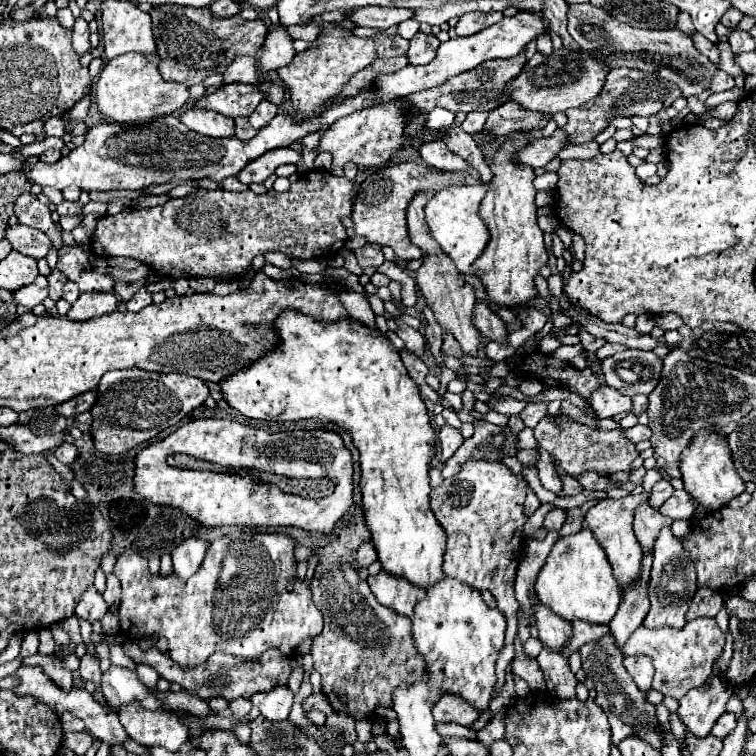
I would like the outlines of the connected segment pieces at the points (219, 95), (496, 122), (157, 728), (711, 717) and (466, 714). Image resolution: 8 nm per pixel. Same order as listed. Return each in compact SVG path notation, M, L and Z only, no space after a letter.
M230 83L220 87L216 93L204 95L200 101L194 103L194 107L212 109L216 113L228 115L228 117L250 117L252 111L258 107L258 103L266 97L264 91L256 85L248 83Z
M508 101L506 105L490 111L486 119L486 129L498 137L506 137L514 131L532 131L532 129L544 129L546 123L552 119L548 113L528 111L524 107L518 107L518 103Z
M126 705L126 709L118 709L118 715L126 733L144 747L158 745L178 751L186 743L186 725L174 713L148 713L140 705Z
M714 675L712 687L702 685L698 689L690 689L690 693L680 699L678 717L692 735L708 737L718 717L726 711L730 697L732 687L728 687L720 675Z
M442 697L442 701L438 701L434 705L434 721L436 723L460 723L460 725L472 725L478 719L478 711L468 703L462 701L460 697Z

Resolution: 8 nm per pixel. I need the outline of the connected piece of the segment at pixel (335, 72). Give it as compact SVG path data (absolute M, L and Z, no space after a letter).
M322 23L320 35L322 37L318 39L316 47L308 47L304 53L294 55L294 59L286 67L278 69L278 77L290 91L294 111L302 119L316 115L326 103L330 103L330 99L338 97L342 85L346 85L346 81L354 73L372 65L376 59L390 55L406 55L408 49L408 41L400 35L380 35L374 39L362 39L352 35L352 31L344 29L338 23Z

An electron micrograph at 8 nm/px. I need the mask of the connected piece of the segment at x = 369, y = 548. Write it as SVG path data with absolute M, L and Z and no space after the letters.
M368 541L368 543L358 547L358 561L356 561L358 567L368 567L376 559L378 559L378 553L376 553L376 547L374 547L372 541Z

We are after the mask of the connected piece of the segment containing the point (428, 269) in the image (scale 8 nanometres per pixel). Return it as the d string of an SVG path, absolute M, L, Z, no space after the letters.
M420 193L418 197L414 197L414 201L410 203L410 209L408 209L408 235L410 235L410 241L414 245L418 245L422 251L428 253L422 259L422 267L416 271L416 283L418 283L420 291L422 291L422 295L426 297L428 307L434 311L438 323L442 325L442 329L454 333L454 337L462 345L464 353L470 355L470 357L486 357L484 347L480 347L480 333L472 323L472 307L474 307L474 299L476 299L474 297L474 287L464 281L464 277L454 267L454 261L450 261L450 257L440 249L440 245L434 241L434 237L430 235L430 229L426 225L424 205L432 197L434 197L434 193Z

